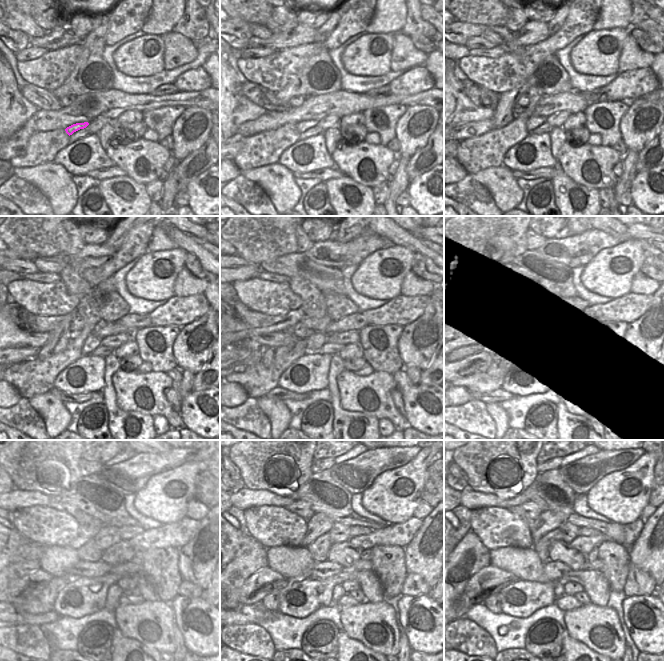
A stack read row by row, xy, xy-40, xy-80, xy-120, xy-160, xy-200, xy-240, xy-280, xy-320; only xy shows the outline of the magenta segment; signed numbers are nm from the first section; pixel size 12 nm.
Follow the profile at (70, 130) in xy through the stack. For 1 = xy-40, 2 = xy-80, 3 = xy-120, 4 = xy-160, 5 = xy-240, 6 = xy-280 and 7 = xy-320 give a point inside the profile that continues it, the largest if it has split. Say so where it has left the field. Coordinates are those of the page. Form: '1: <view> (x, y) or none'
1: xy-40 (304, 125)
2: xy-80 (534, 122)
3: xy-120 (92, 342)
4: xy-160 (315, 340)
5: xy-240 (71, 563)
6: xy-280 (292, 563)
7: xy-320 (524, 563)

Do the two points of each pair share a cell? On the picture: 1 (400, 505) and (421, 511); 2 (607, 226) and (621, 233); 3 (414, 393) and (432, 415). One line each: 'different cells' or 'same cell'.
1: different cells
2: same cell
3: same cell

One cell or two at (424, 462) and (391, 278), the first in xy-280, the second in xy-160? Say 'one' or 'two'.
one

